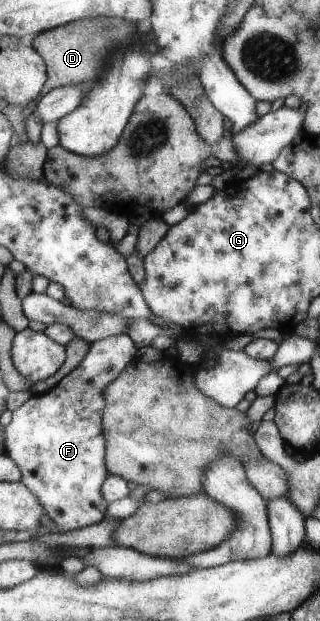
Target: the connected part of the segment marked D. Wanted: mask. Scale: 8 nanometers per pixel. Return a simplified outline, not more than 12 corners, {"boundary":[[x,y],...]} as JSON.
{"boundary":[[90,17],[41,32],[31,45],[49,77],[21,111],[26,125],[55,88],[98,81],[112,51],[136,40],[120,17]]}

